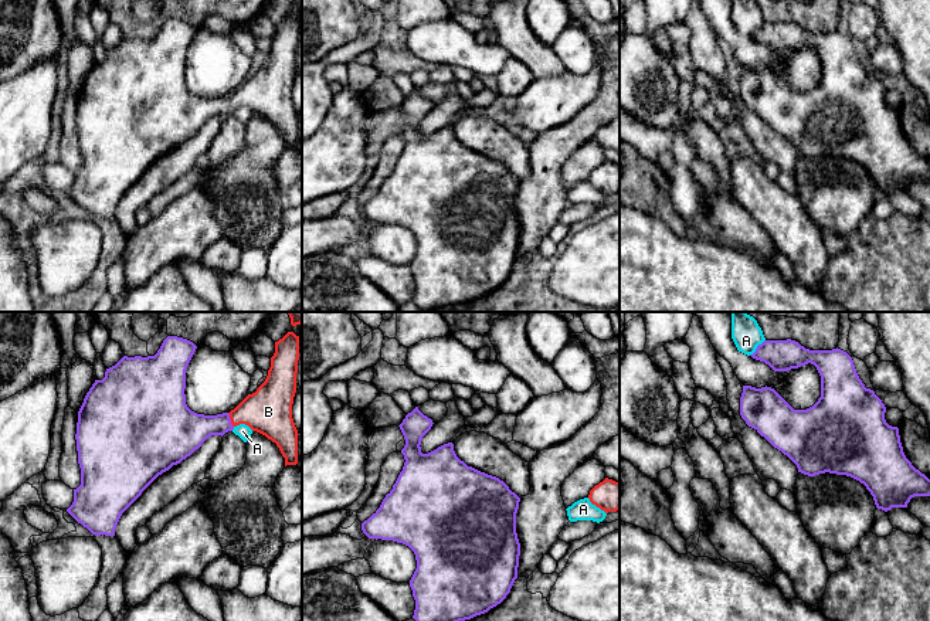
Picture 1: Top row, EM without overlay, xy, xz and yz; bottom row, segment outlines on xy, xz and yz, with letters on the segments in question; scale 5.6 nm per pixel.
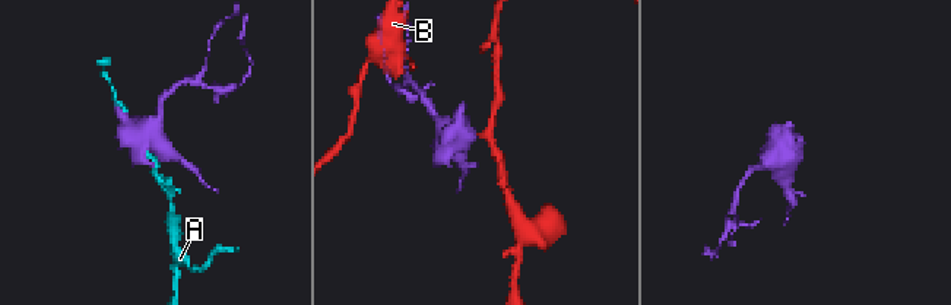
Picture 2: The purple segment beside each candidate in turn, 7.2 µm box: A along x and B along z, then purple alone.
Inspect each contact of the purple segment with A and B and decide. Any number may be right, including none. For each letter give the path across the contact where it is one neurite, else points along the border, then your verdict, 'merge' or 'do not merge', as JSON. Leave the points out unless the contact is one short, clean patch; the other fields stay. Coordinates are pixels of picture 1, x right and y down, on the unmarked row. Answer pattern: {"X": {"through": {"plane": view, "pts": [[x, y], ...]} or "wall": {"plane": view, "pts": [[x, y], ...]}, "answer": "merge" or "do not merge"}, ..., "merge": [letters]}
{"A": {"answer": "do not merge"}, "B": {"through": {"plane": "xy", "pts": [[187, 112], [217, 108], [230, 102], [248, 94], [268, 94]]}, "answer": "merge"}, "merge": ["B"]}

